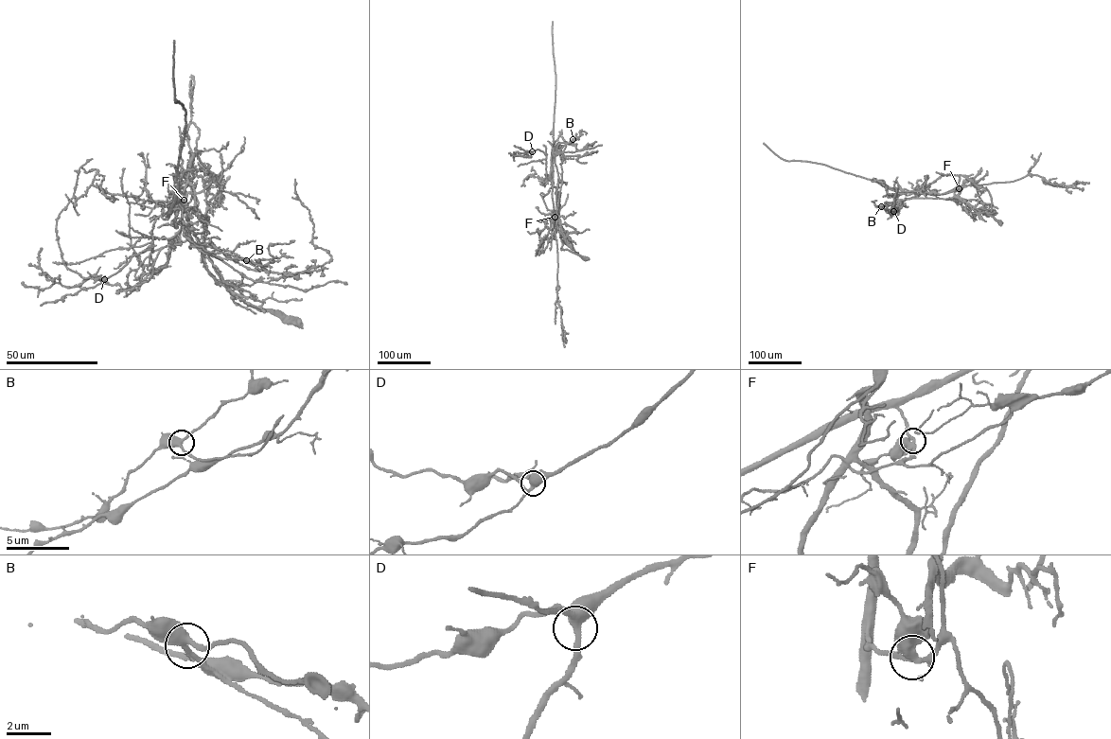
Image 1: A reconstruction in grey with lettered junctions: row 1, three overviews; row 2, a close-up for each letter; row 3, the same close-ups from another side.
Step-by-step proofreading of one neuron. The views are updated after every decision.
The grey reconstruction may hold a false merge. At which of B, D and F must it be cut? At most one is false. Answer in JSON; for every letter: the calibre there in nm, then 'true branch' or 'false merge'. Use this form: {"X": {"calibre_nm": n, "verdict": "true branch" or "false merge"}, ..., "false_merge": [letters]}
{"B": {"calibre_nm": 360, "verdict": "true branch"}, "D": {"calibre_nm": 360, "verdict": "true branch"}, "F": {"calibre_nm": 380, "verdict": "true branch"}, "false_merge": []}

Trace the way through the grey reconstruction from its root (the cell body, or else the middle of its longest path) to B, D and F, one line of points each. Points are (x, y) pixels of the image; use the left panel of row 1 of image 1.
B: (290, 319), (241, 301), (213, 267), (204, 226), (220, 190), (197, 151), (181, 225), (204, 253), (246, 260)
D: (290, 319), (241, 301), (213, 267), (204, 226), (220, 190), (200, 151), (153, 246), (104, 279)
F: (290, 319), (244, 303), (215, 270), (204, 226), (219, 181), (194, 153), (179, 184), (184, 200)

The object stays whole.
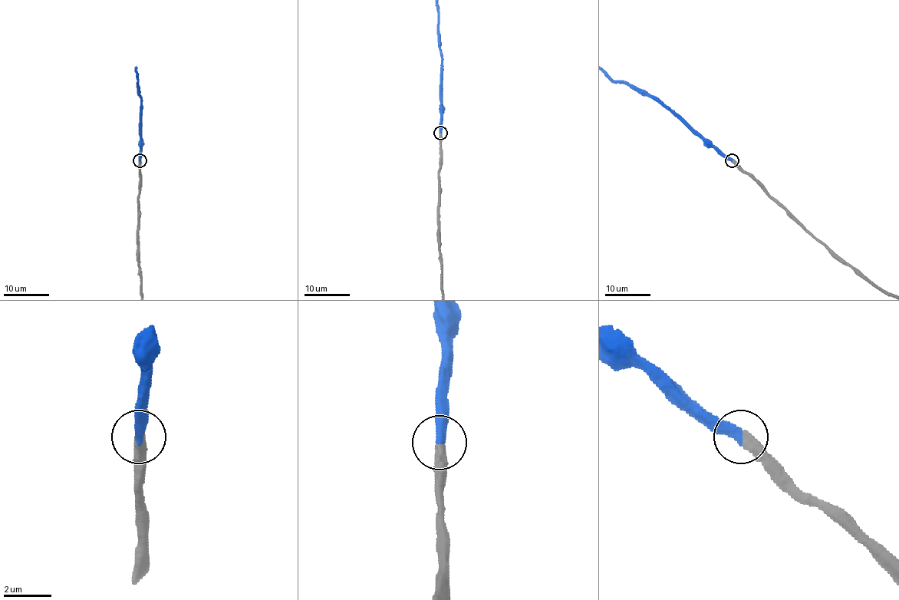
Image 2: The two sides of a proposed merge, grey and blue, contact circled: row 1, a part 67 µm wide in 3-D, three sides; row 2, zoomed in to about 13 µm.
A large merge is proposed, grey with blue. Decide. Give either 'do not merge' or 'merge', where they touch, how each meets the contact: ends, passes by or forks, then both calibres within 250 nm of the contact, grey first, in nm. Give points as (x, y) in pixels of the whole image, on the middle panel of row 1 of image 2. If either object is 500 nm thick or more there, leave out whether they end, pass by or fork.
merge; place (440, 133); grey ends; blue ends; calibres 480 and 420 nm

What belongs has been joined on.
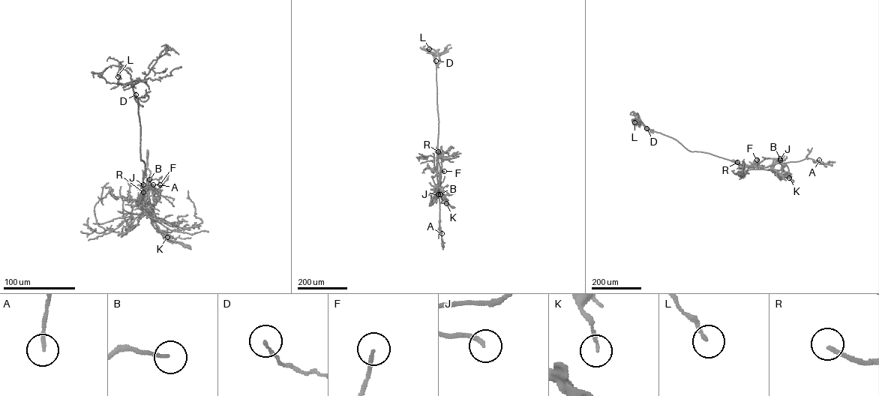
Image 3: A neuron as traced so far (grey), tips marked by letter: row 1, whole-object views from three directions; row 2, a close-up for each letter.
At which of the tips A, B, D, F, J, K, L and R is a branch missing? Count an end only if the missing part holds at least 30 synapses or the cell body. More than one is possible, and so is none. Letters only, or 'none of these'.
B, J

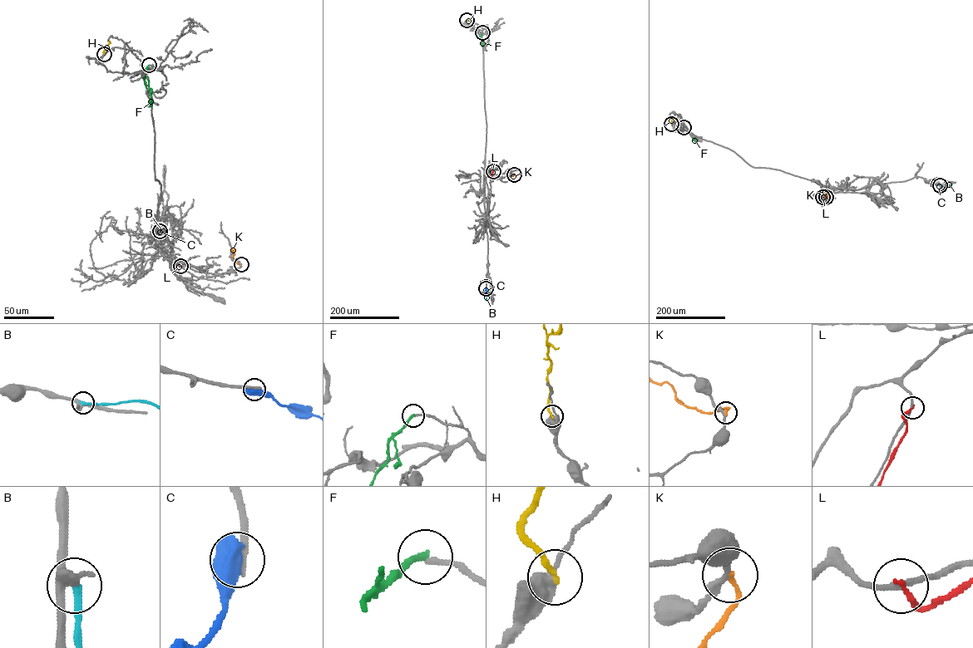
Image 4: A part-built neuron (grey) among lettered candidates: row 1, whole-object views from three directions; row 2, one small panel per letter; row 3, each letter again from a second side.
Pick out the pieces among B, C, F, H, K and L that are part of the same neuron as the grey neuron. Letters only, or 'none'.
none

